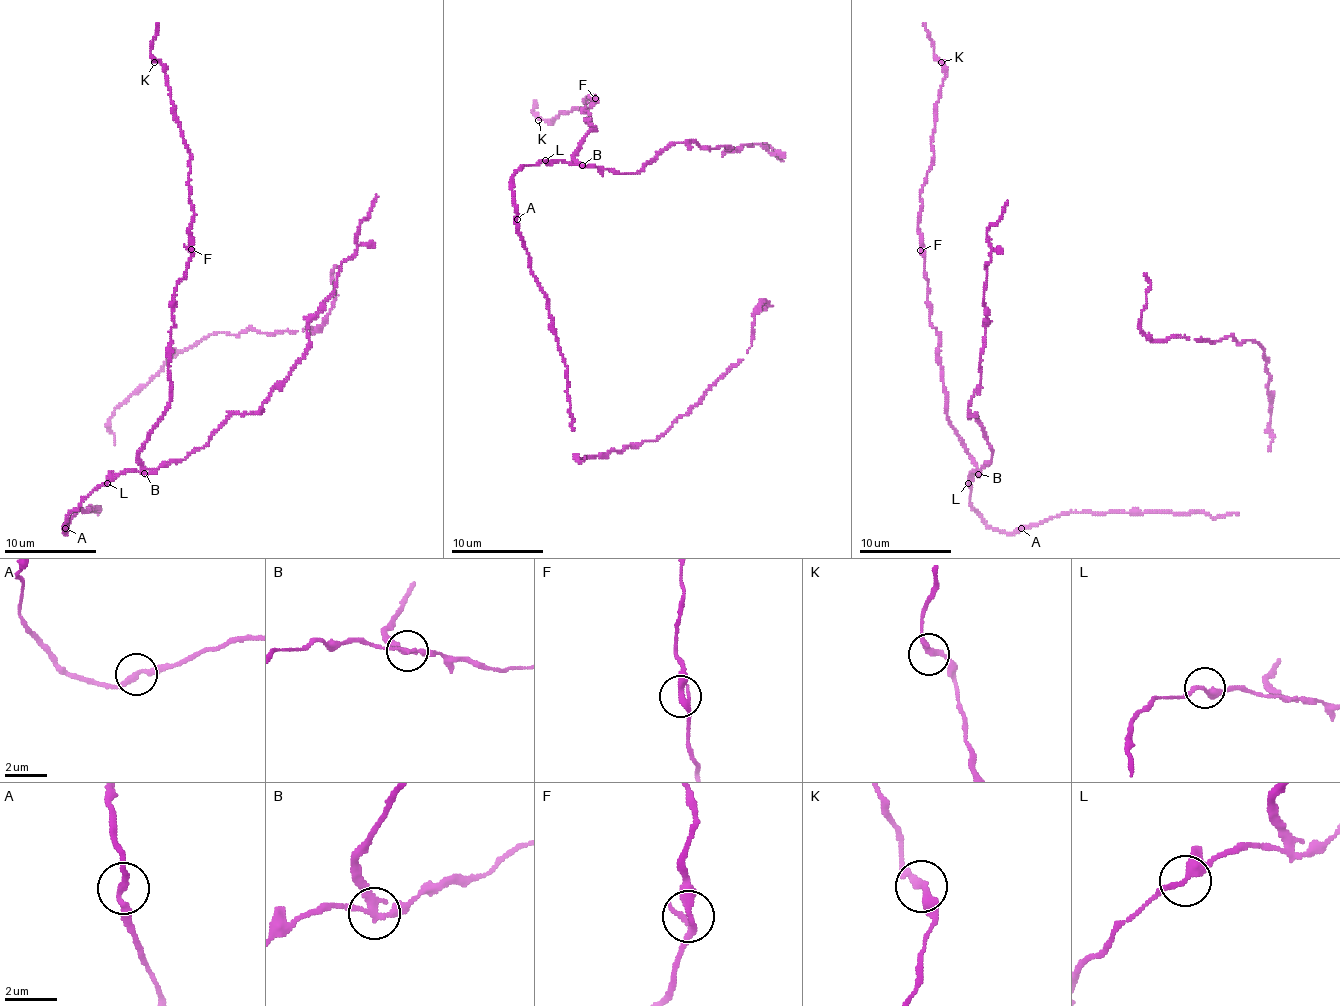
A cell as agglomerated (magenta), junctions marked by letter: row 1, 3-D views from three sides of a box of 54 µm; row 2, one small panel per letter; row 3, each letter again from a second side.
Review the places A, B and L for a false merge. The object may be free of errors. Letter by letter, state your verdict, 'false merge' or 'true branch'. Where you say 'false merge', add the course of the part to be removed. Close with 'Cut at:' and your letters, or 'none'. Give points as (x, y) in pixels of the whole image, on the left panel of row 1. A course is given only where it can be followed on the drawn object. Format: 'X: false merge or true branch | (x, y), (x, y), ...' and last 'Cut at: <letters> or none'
A: true branch
B: false merge | (145, 473), (139, 453), (170, 400), (172, 302), (191, 256), (194, 205), (190, 150), (150, 53), (158, 23)
L: true branch
Cut at: B

